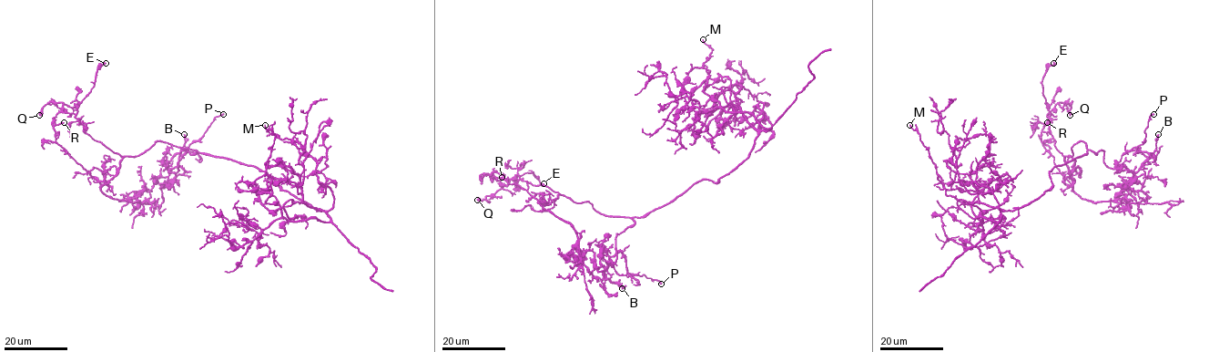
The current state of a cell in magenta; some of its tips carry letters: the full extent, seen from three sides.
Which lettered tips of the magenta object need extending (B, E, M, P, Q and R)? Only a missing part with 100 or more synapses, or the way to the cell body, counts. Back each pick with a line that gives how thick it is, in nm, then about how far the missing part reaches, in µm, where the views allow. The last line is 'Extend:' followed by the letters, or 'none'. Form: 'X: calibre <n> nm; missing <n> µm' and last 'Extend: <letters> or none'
Extend: none

